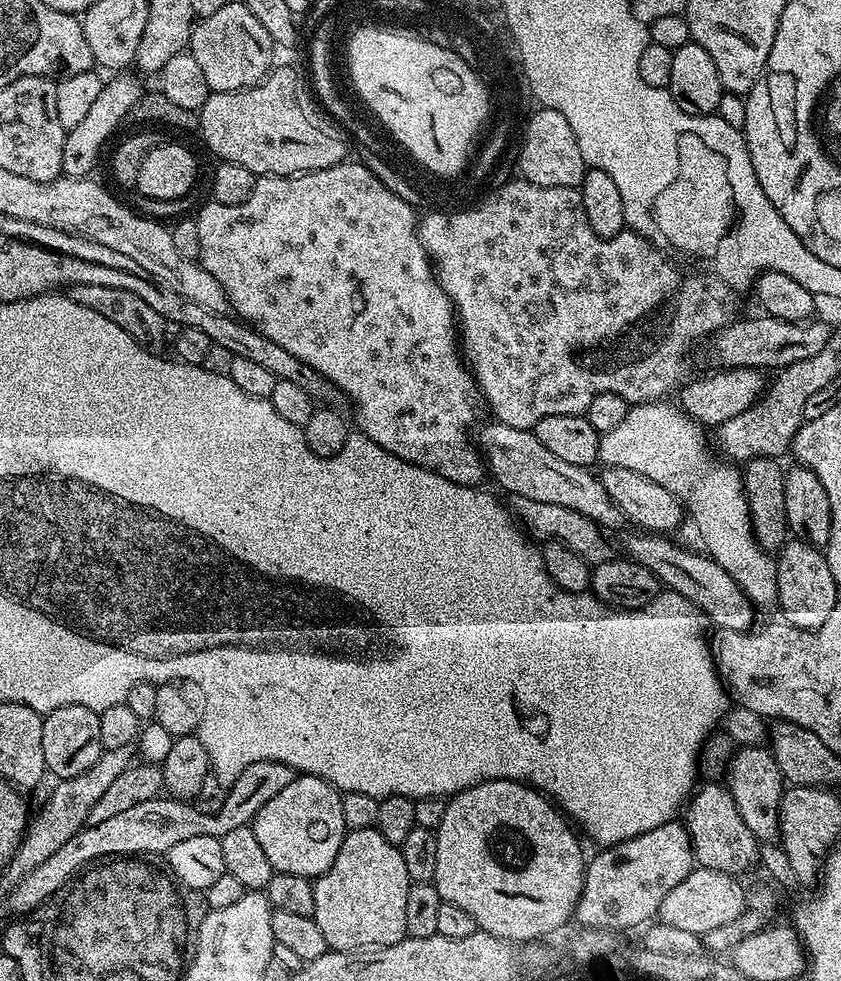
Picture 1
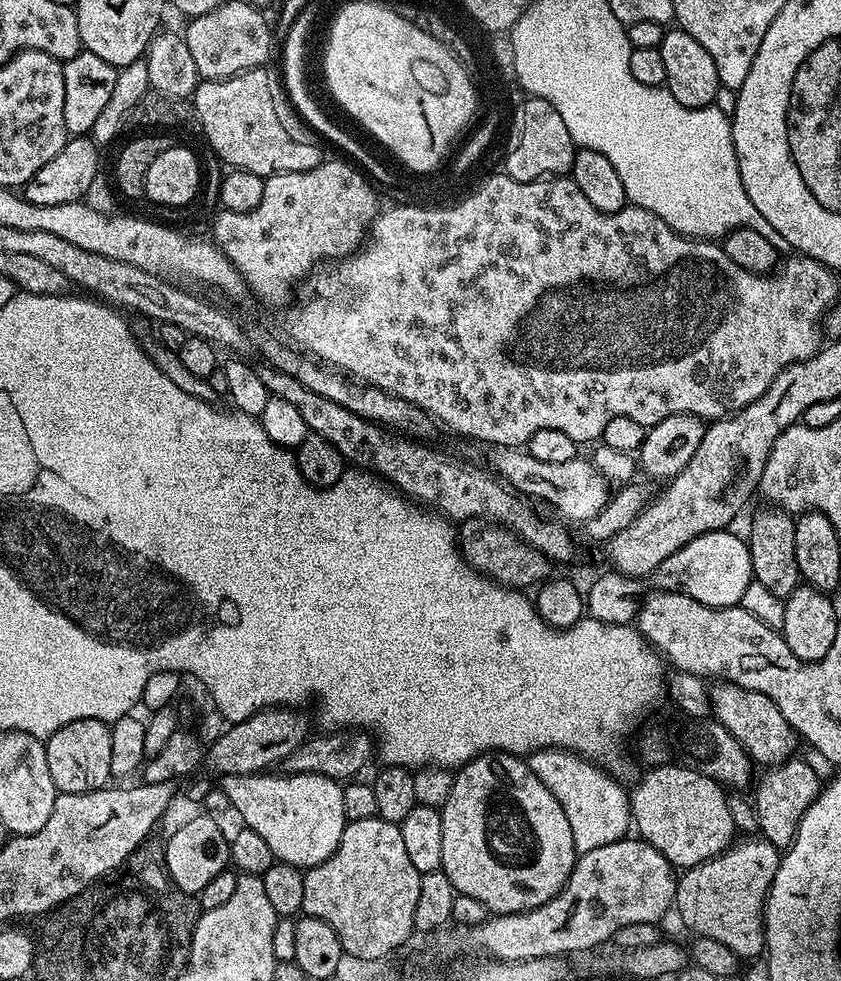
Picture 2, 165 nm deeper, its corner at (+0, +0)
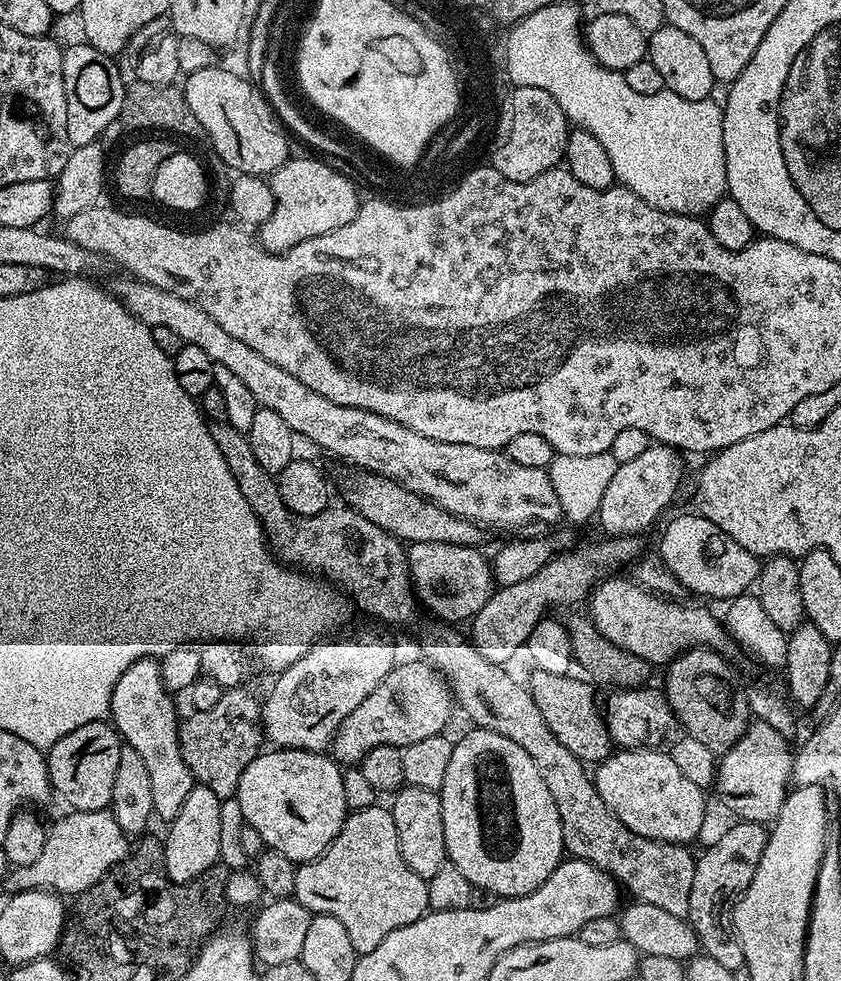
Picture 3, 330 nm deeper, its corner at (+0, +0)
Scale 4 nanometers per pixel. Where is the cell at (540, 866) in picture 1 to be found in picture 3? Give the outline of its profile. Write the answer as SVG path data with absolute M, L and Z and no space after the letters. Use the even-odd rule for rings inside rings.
M473 727L471 731L453 743L446 782L439 790L448 859L470 878L473 888L485 888L498 898L525 896L538 890L565 859L562 818L558 818L558 806L554 806L554 797L538 774L538 766L522 746L494 734L494 730Z

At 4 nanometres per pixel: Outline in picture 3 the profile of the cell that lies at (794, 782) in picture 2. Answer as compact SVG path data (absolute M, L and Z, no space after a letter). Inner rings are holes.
M753 719L736 745L719 757L714 792L736 815L737 821L768 826L782 810L782 802L793 783L794 752L791 747L788 749L788 744L789 737L778 734L778 730L766 726L766 722Z

